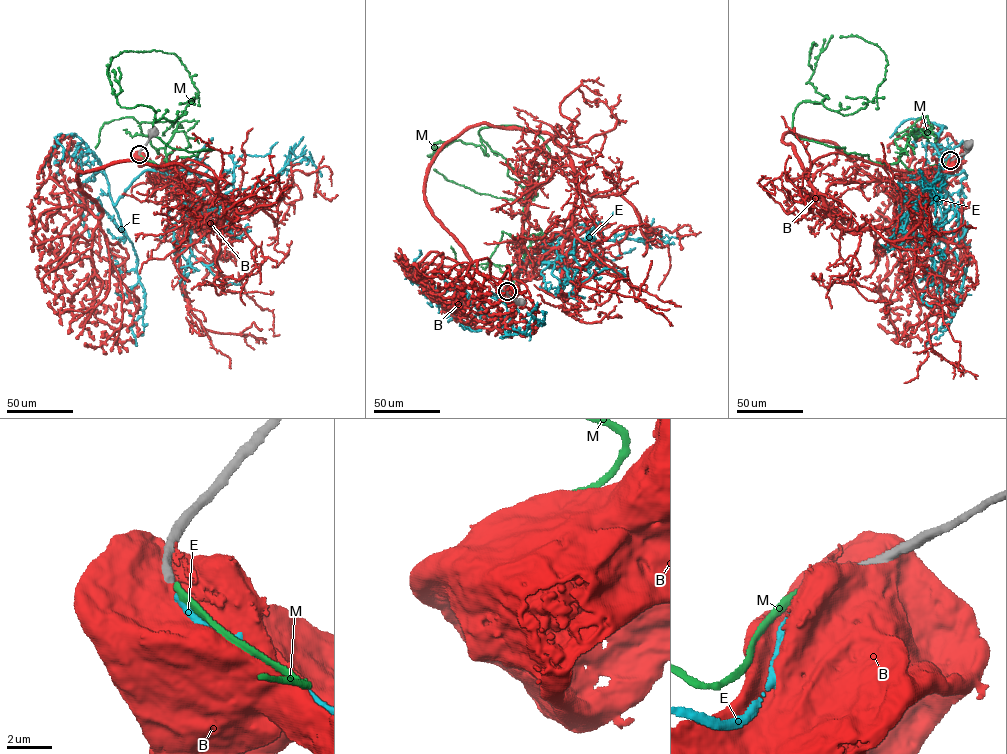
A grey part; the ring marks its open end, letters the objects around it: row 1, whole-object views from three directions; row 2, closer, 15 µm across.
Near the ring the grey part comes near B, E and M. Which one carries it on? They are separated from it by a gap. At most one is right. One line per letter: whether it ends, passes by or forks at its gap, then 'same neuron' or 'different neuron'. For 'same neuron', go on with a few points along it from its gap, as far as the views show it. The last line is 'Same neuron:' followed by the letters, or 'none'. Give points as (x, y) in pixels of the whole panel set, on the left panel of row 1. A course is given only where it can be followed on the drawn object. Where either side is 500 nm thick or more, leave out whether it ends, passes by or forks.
B: different neuron
E: it ends | same neuron | via (140, 155), (168, 179), (147, 170), (113, 206), (137, 255), (144, 290), (143, 314), (130, 328), (137, 346)
M: it ends | different neuron
Same neuron: E

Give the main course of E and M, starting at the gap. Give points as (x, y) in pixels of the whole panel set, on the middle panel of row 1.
E: (508, 290), (531, 259), (500, 298), (489, 294), (531, 328), (544, 324), (530, 314), (537, 302)
M: (507, 290), (543, 139), (479, 131), (534, 191), (524, 198), (434, 169)

